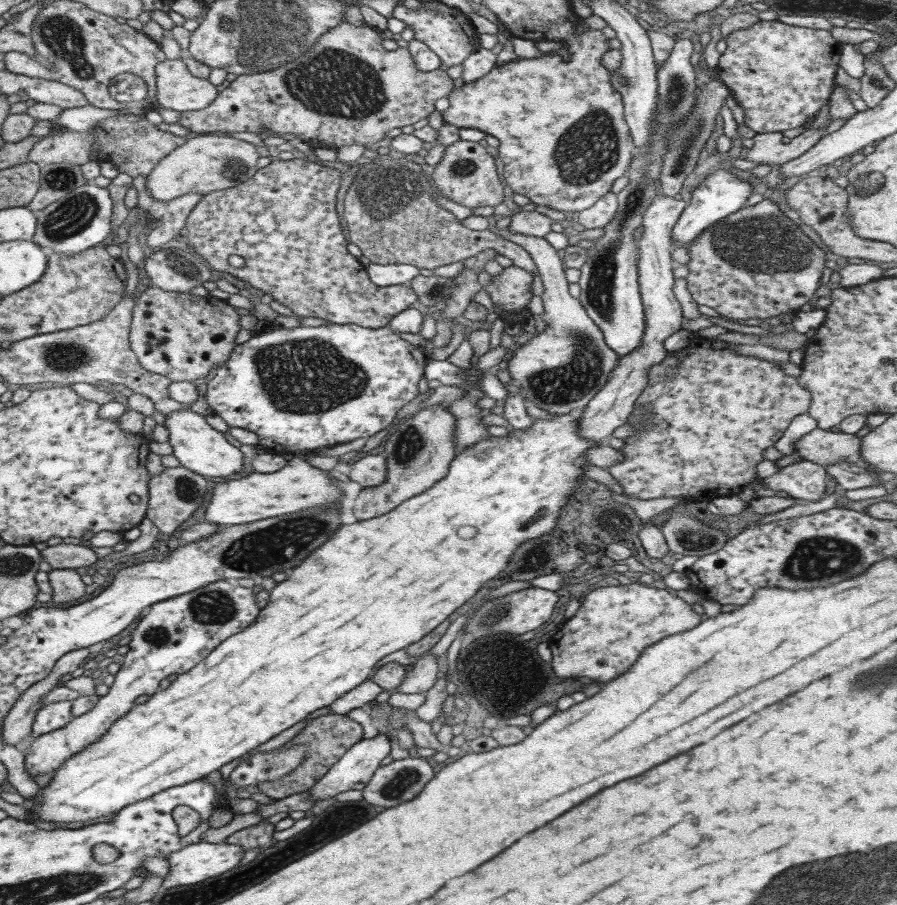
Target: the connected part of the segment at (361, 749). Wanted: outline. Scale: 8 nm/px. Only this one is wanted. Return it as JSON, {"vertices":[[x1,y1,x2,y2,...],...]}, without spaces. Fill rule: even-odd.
{"vertices":[[378,733,374,738,360,739,328,769,323,778,316,781,316,784,308,790,311,792,311,799,316,804,319,800,332,798,346,790,362,790,369,783,375,770,380,767,380,762,390,756,390,748,392,744,386,733]]}

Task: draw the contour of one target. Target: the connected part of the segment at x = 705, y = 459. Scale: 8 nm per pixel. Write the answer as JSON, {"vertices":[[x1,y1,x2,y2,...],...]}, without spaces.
{"vertices":[[694,336,686,347,674,353,666,352,666,359,649,370,648,384,636,399,626,423,654,426,644,434,638,434,640,430,637,430,637,434,624,438,626,447,620,451,626,458,608,470,626,494,642,500,685,497,708,501,720,495,736,494,744,488,760,490,765,484,756,473,756,465,765,459,764,450,774,447,794,416,808,412,810,401,808,389,796,377,786,375,776,361,744,357,734,344]]}

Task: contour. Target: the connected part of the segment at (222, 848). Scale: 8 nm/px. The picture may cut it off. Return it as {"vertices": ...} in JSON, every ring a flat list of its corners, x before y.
{"vertices":[[200,842,185,846,167,856,170,867,161,887,174,888,198,884,224,874,242,860,246,850,228,843]]}

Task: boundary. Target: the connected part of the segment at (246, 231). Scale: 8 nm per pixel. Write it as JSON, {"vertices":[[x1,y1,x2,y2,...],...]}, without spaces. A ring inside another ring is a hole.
{"vertices":[[297,154,292,160,274,160,271,159,270,164,264,168,259,168,252,178,245,180,243,183,237,184,232,188,222,189,208,193,206,196,200,199,200,202,190,212,190,216,184,222,184,228,180,232,180,237,184,240,185,245,190,246,196,251,207,264,218,272,228,272,244,282,248,282,262,290,262,292,269,293,273,300,288,306,296,316,304,318,324,318,328,320,327,324,357,324,364,328,382,328,403,310,410,308,414,302,418,300,418,295,414,292,414,289,410,284,392,285,389,287,381,287,374,284,369,277,369,274,365,271,365,265,362,264,358,258,354,257,346,249,347,242,344,239,344,234,340,228,340,222,338,214,336,212,336,194,338,194,338,188,340,188,340,171,328,166,319,165,314,161,307,160,304,156],[232,254,237,254,244,258,245,263,241,268,232,267,228,263,228,257]]}

